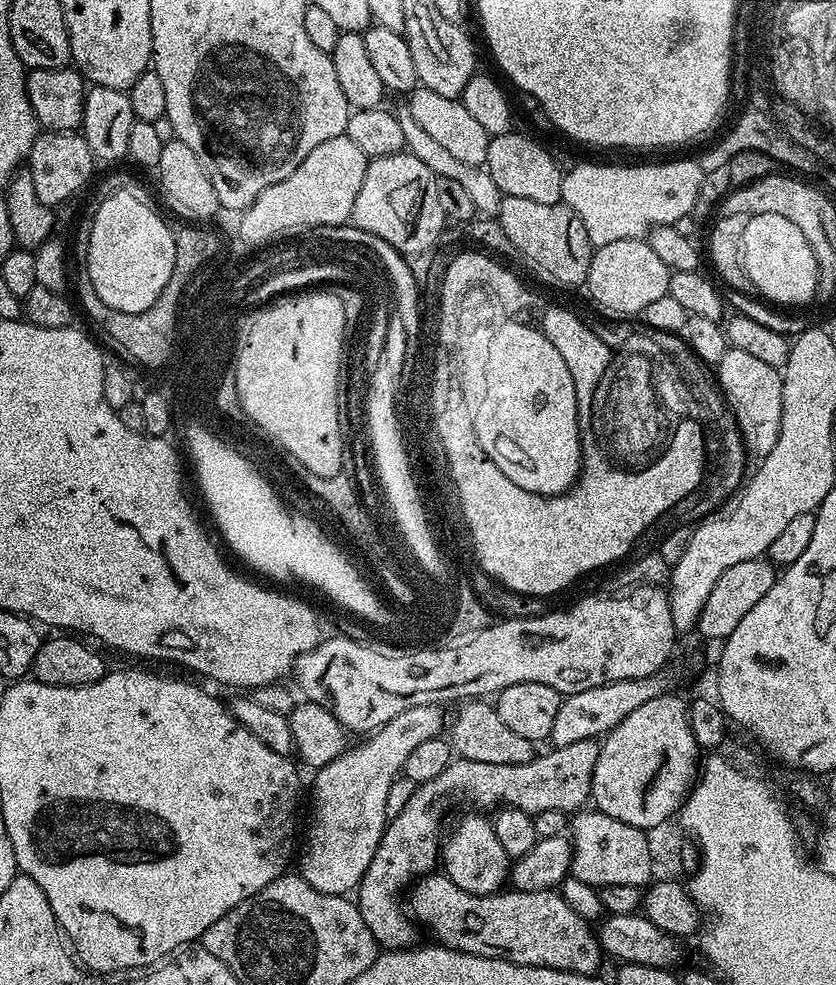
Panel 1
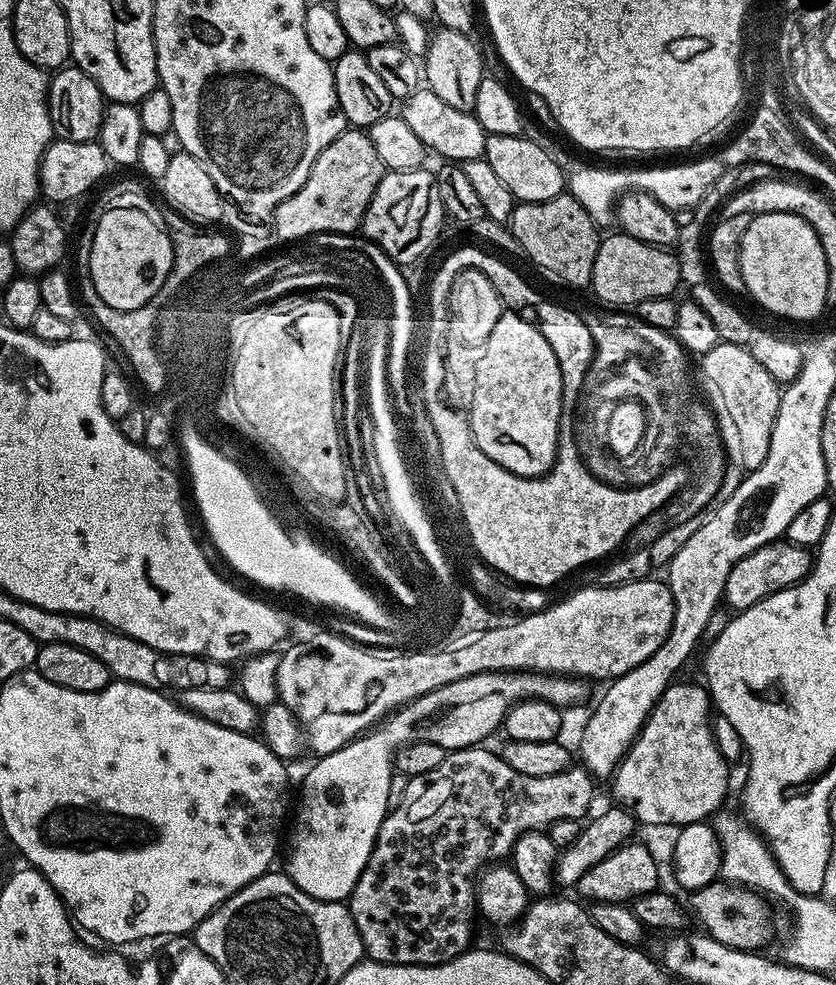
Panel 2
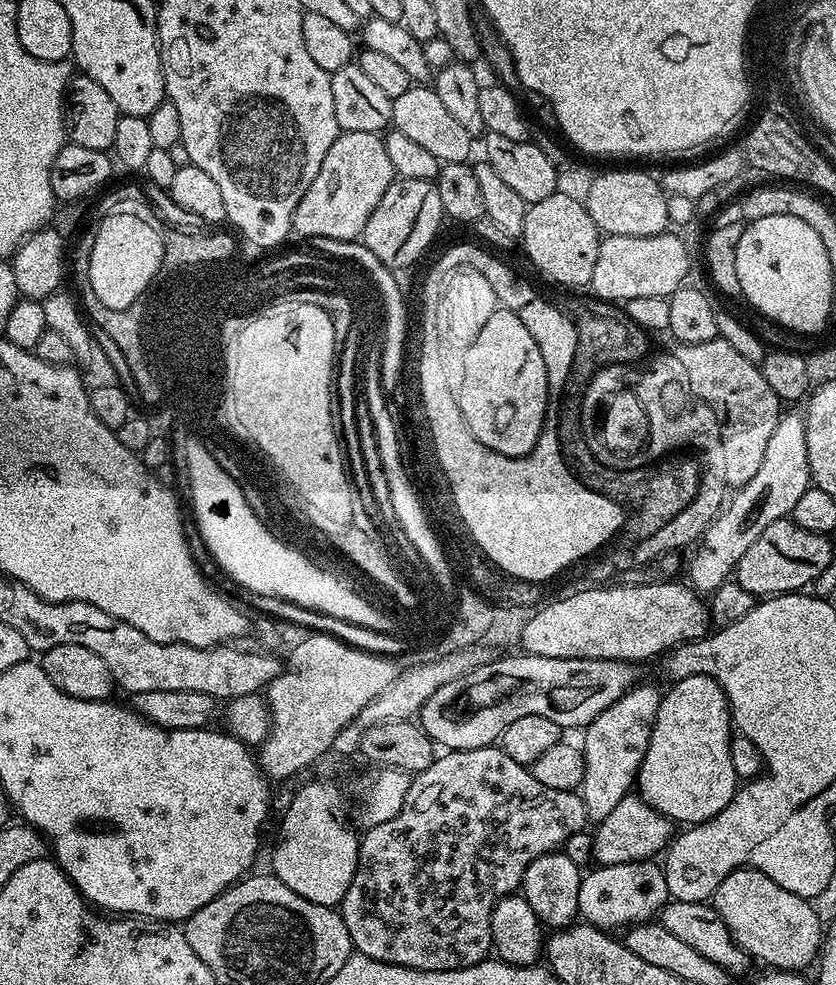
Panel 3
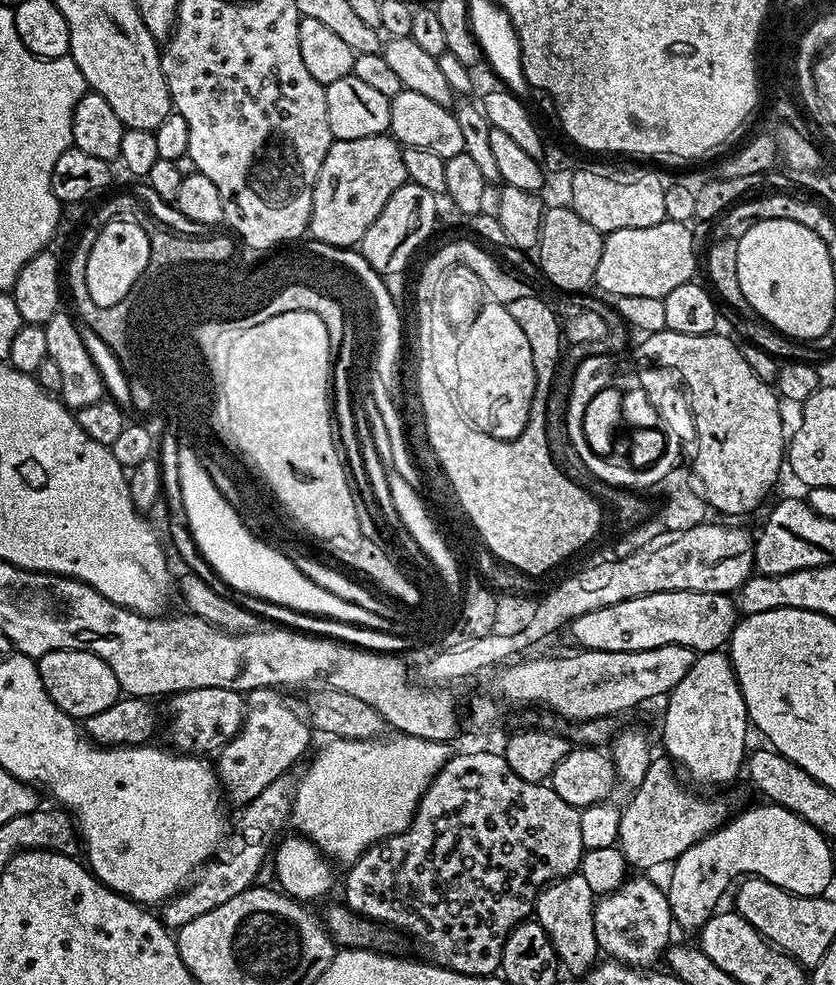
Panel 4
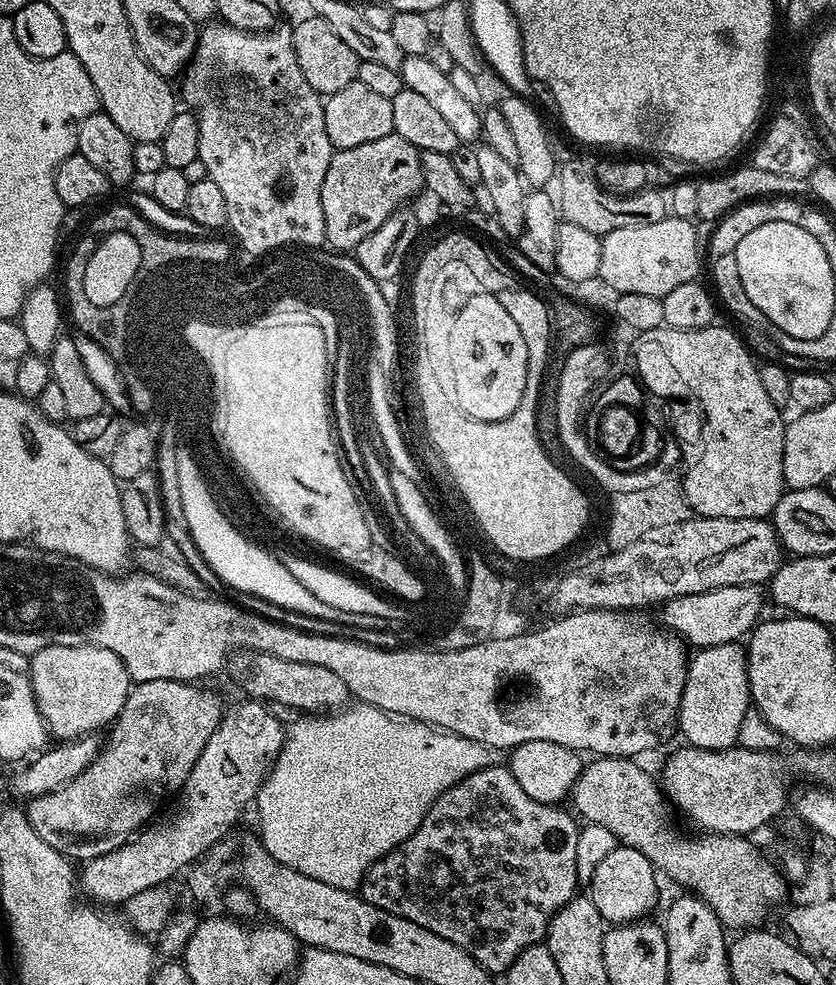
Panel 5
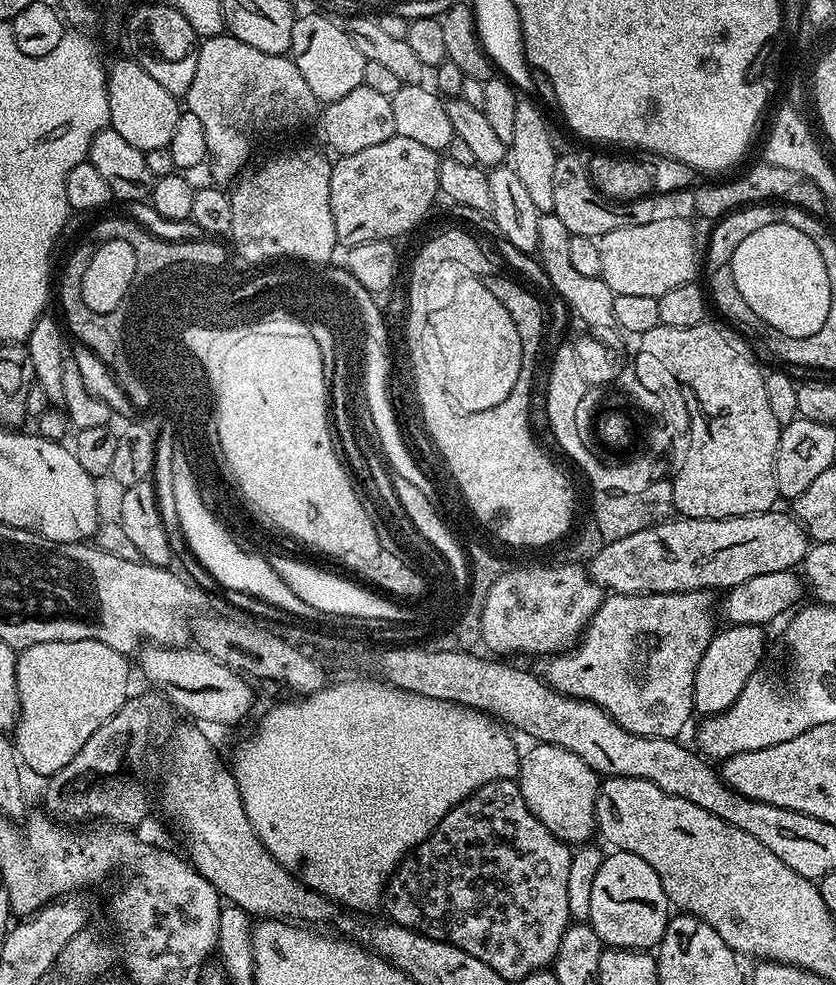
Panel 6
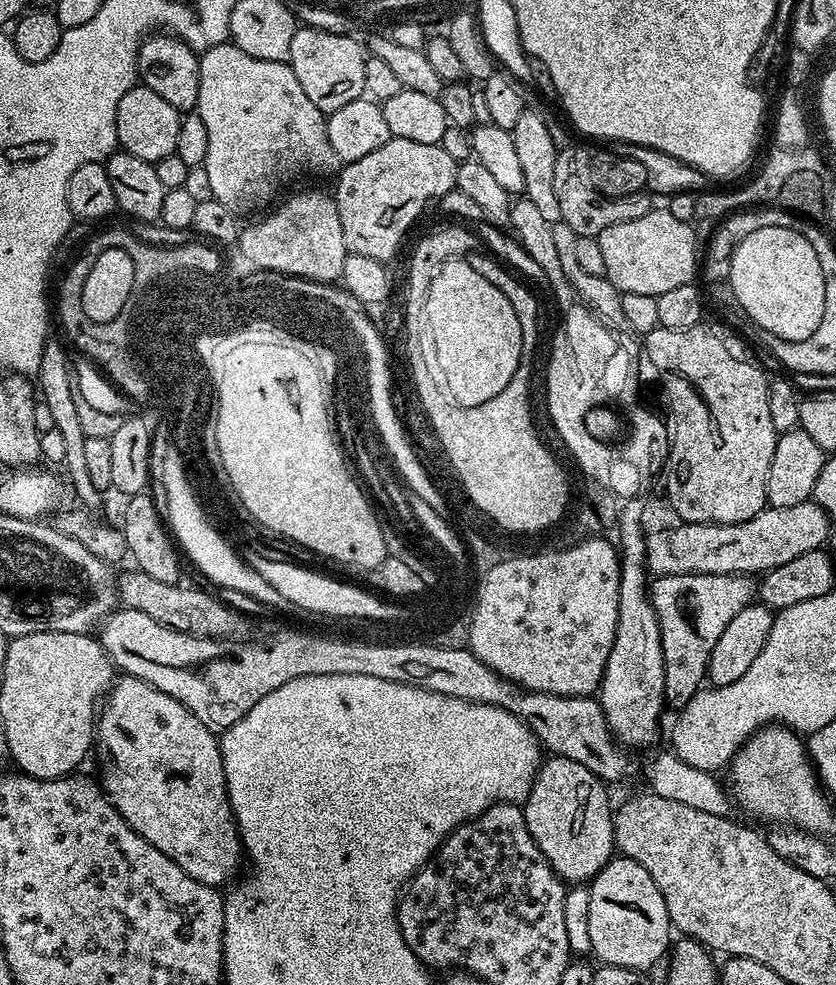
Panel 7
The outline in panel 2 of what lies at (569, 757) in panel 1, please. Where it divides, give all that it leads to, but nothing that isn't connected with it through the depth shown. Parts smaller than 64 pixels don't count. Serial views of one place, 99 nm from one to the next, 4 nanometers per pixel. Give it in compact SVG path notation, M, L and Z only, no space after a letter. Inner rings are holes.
M473 746L449 751L444 757L442 766L430 770L430 774L411 777L405 784L398 796L400 805L397 808L395 805L382 822L382 826L378 830L376 845L370 854L370 862L366 862L366 870L362 870L351 896L346 901L350 914L354 918L354 926L358 926L358 934L362 934L365 957L369 960L377 960L379 964L441 964L450 962L469 951L470 945L473 943L473 941L471 942L472 919L477 919L478 916L475 884L482 869L511 857L516 840L520 836L526 835L527 832L546 830L556 820L565 820L566 818L583 821L589 815L588 807L592 804L594 777L583 766L570 766L566 770L562 770L558 774L550 774L546 778L530 778L530 774L518 774L518 770L511 768L493 749L491 752L488 746Z

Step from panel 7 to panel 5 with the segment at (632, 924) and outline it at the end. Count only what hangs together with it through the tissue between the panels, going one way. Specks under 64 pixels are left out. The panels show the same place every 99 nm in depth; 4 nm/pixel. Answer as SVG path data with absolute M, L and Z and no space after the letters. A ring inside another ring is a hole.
M618 846L606 854L602 862L594 870L594 878L590 885L590 895L594 906L598 906L598 914L612 926L631 924L634 920L643 920L648 911L656 904L656 879L652 863L633 848Z

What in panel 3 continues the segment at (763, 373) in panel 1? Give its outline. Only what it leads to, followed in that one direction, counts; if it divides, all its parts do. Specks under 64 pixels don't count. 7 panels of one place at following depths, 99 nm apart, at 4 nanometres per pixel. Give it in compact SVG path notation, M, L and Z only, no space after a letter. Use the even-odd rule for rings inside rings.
M717 338L710 342L680 344L674 353L687 367L693 397L701 405L712 408L720 422L729 485L739 486L750 482L750 478L758 474L758 466L762 466L770 434L774 434L780 421L781 400L774 390L770 390L759 367L746 362L746 358L742 358L742 354L738 354L730 342Z

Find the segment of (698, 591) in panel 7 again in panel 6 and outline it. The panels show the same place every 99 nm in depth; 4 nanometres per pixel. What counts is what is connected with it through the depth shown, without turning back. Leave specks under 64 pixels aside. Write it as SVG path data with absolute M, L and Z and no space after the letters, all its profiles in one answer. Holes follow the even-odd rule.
M711 591L663 592L650 594L608 594L598 606L594 618L584 627L584 635L571 648L549 655L544 664L542 679L554 691L579 700L588 700L604 708L630 734L646 738L677 739L680 731L694 716L694 674L706 646L710 646L718 623L712 617Z

